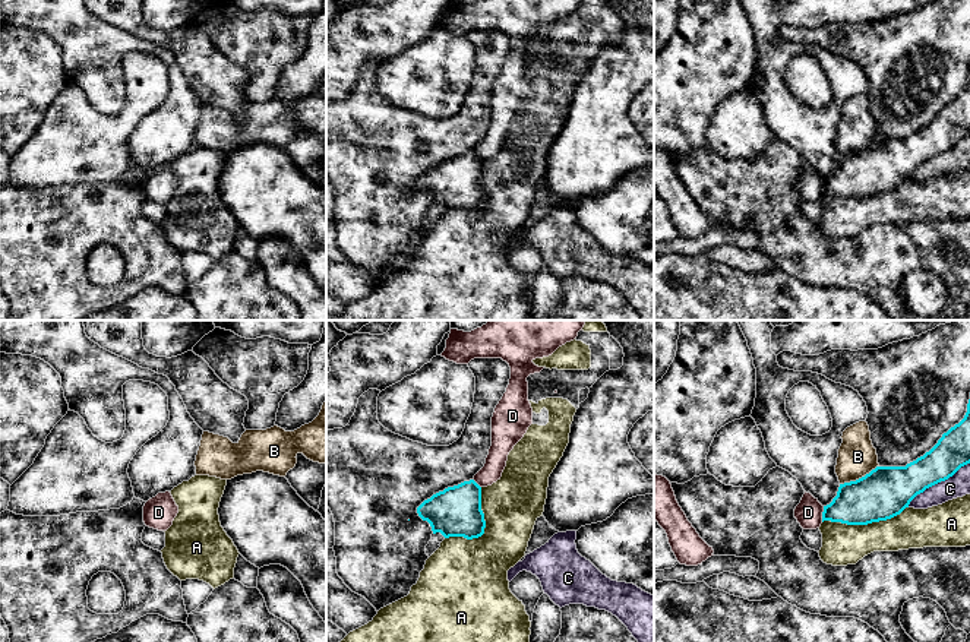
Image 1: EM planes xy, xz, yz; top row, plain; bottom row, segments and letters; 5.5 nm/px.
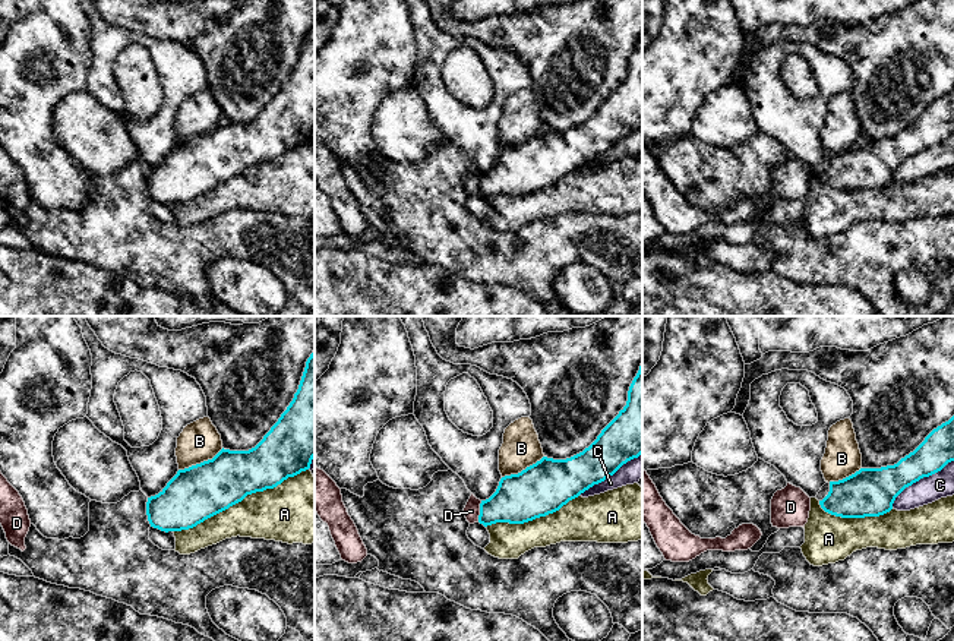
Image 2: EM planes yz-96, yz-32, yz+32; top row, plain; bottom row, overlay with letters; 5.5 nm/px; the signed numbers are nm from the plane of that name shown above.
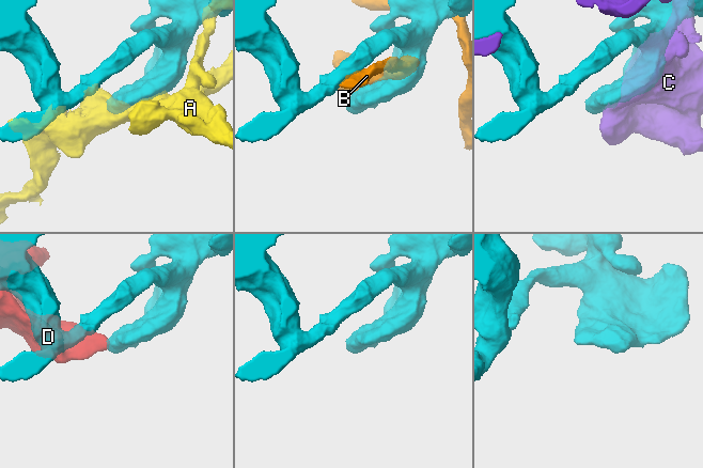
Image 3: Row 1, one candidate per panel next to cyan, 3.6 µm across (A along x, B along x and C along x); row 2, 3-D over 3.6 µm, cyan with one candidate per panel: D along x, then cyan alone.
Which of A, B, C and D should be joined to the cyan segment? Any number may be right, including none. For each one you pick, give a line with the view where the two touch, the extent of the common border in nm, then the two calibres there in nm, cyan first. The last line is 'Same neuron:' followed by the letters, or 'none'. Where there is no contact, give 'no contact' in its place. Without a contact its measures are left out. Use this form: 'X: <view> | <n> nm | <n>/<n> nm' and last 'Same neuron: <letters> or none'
Same neuron: none

